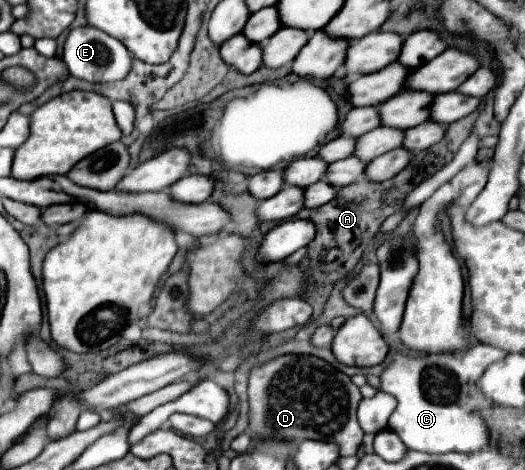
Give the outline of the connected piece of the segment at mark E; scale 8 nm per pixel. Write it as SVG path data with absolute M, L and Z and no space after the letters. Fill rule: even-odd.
M82 26L82 28L70 30L70 34L64 42L64 64L66 64L68 72L72 76L88 80L88 82L122 80L130 70L130 62L132 62L132 56L120 40L116 40L116 38L108 36L106 32L96 30L92 26Z

